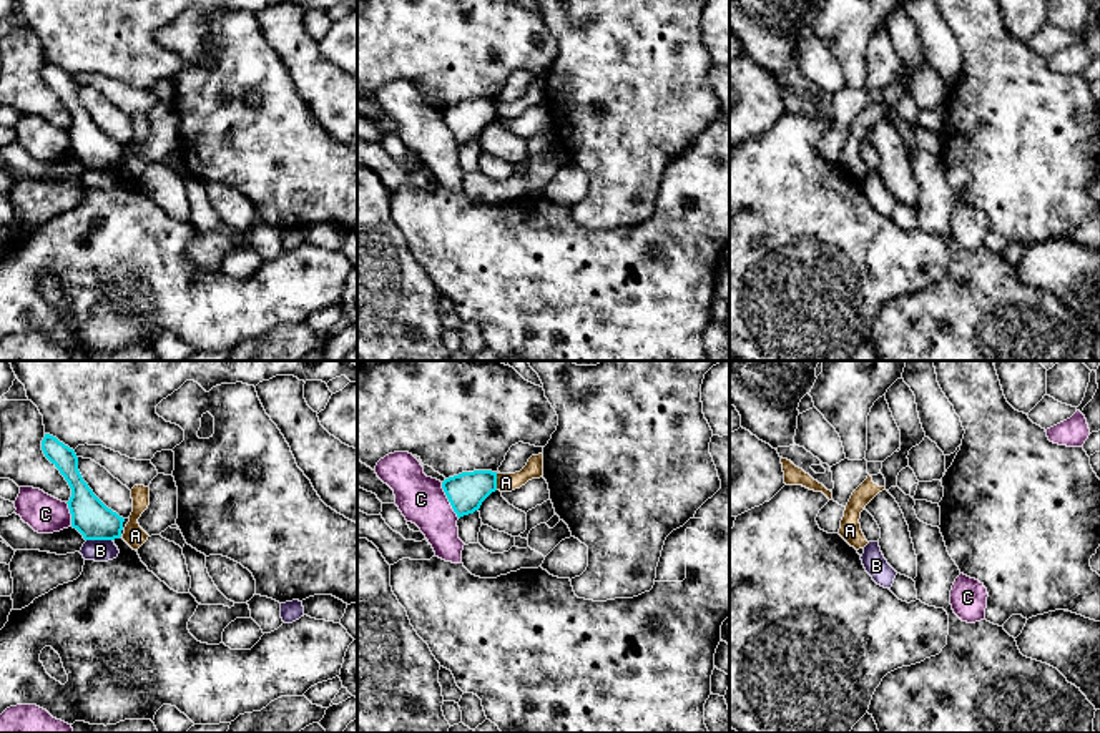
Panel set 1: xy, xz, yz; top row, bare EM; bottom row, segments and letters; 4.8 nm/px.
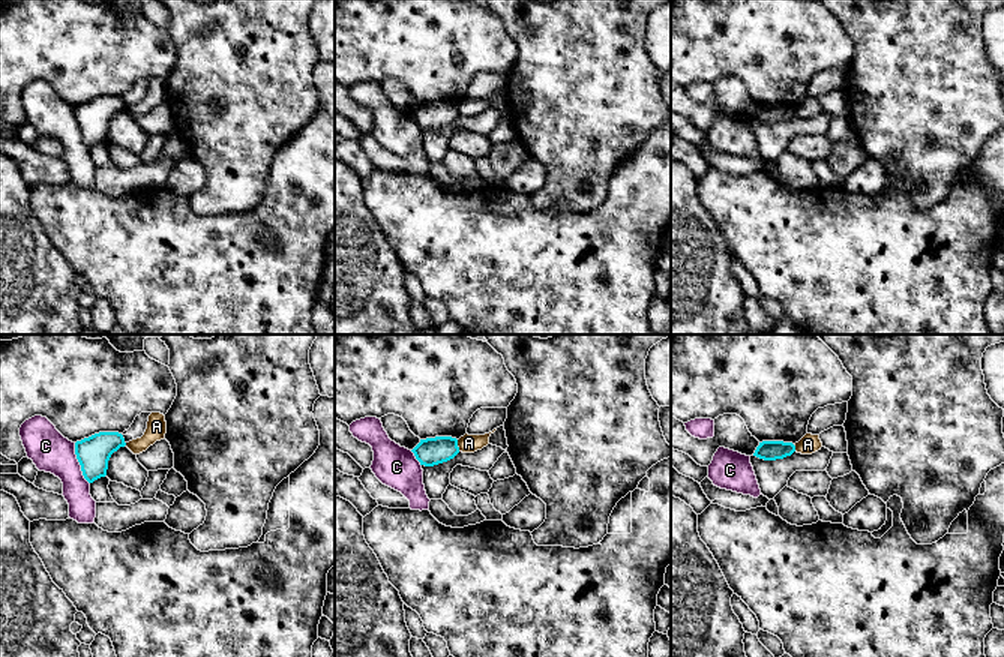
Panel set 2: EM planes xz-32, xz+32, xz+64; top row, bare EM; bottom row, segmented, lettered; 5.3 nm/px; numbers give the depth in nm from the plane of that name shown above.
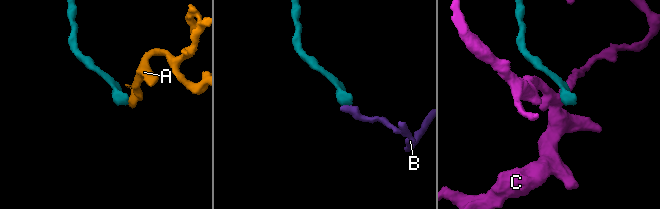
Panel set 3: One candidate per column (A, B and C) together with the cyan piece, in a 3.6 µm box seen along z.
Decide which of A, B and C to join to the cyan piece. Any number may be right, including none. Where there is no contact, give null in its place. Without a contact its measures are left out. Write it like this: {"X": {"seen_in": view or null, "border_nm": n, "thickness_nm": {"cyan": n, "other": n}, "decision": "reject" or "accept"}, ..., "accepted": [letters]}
{"A": {"seen_in": "xz", "border_nm": 80, "thickness_nm": {"cyan": 190, "other": 100}, "decision": "reject"}, "B": {"seen_in": "xy", "border_nm": 130, "thickness_nm": {"cyan": 180, "other": 110}, "decision": "reject"}, "C": {"seen_in": "xz", "border_nm": 200, "thickness_nm": {"cyan": 190, "other": 240}, "decision": "reject"}, "accepted": []}

